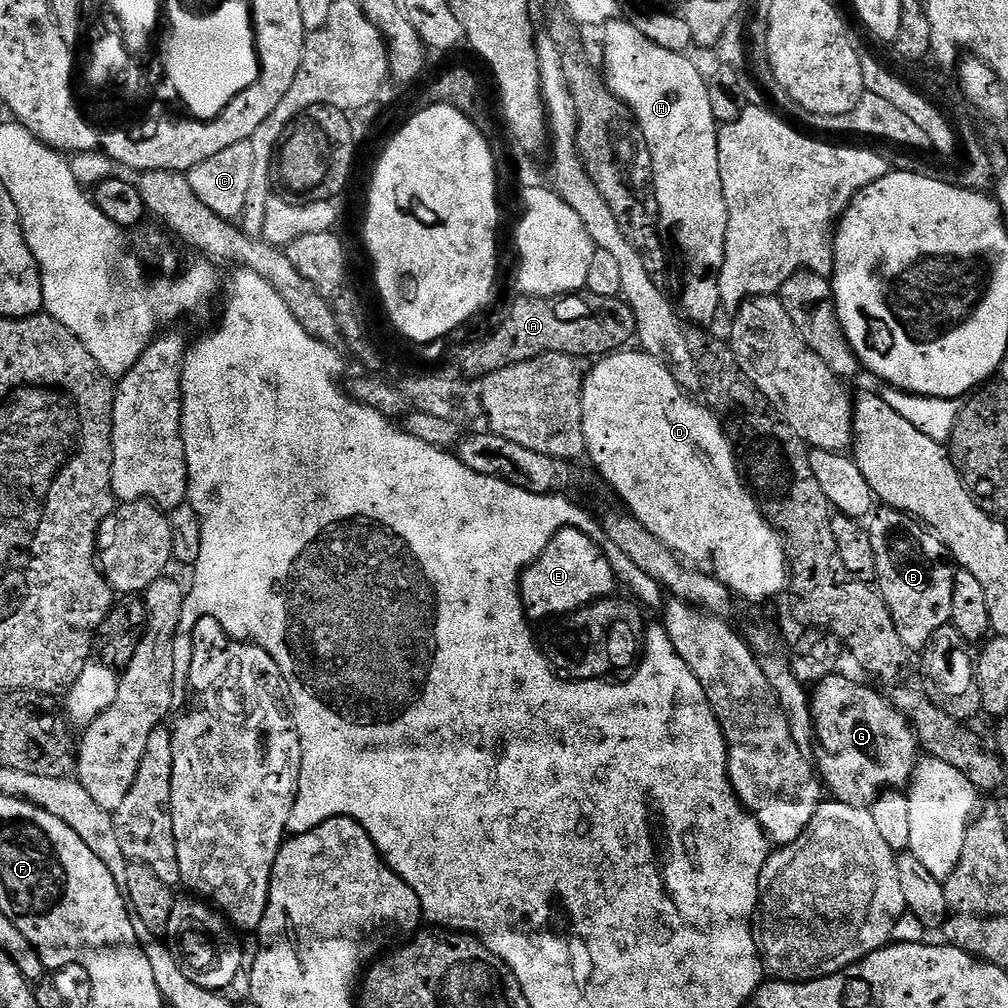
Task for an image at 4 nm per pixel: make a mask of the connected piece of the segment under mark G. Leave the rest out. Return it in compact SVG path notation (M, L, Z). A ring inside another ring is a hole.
M833 674L811 689L812 733L815 736L814 767L828 788L831 799L846 806L868 808L885 790L900 790L911 781L918 759L918 743L907 718L892 705L887 695L879 696L864 684L855 684L841 674Z

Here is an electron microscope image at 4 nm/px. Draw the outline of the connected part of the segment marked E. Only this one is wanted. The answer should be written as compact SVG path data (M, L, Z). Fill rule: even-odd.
M563 528L521 575L520 596L524 599L524 612L532 622L577 612L579 608L615 593L612 591L616 588L616 572L597 541L573 528Z

